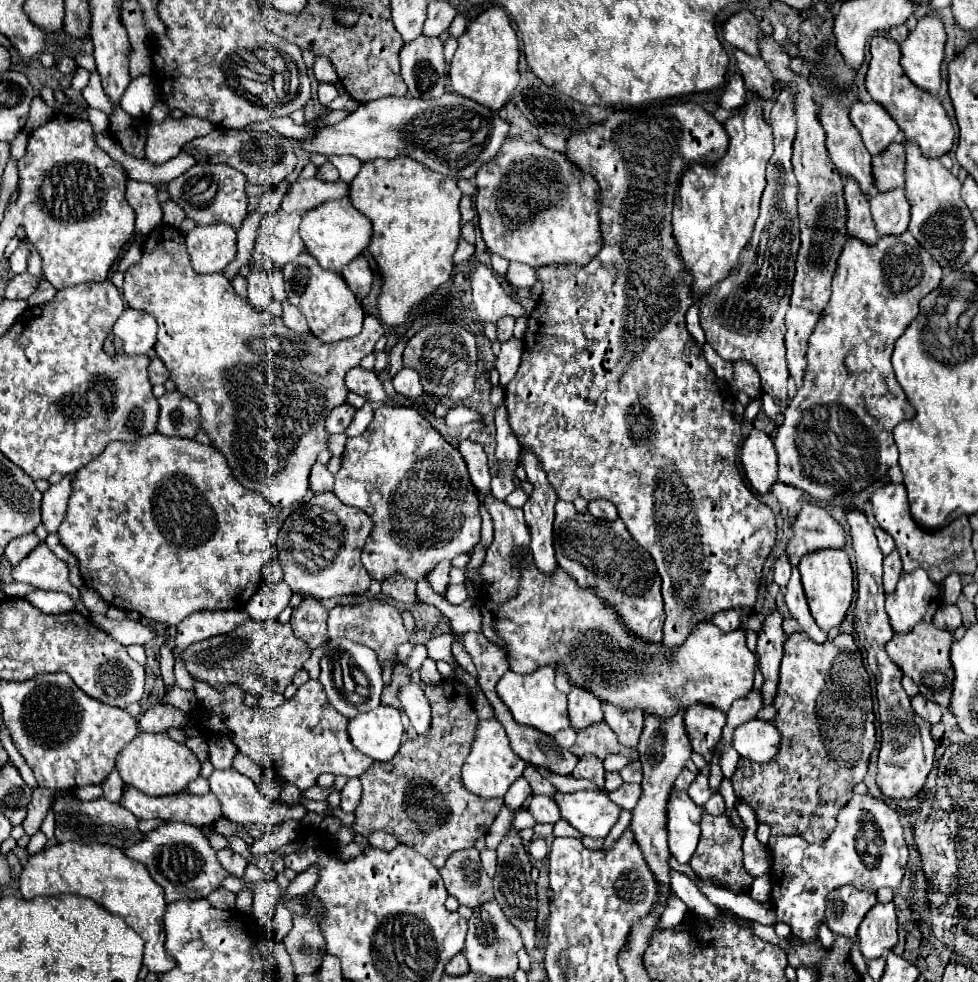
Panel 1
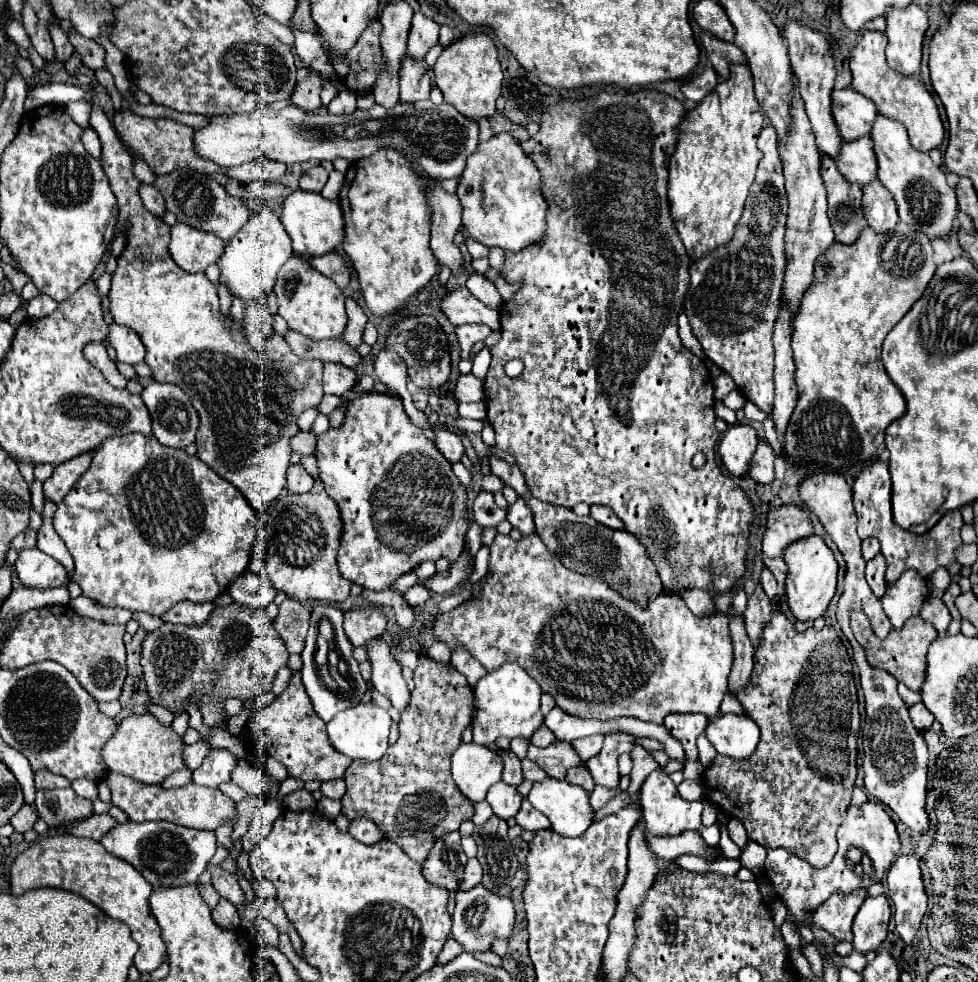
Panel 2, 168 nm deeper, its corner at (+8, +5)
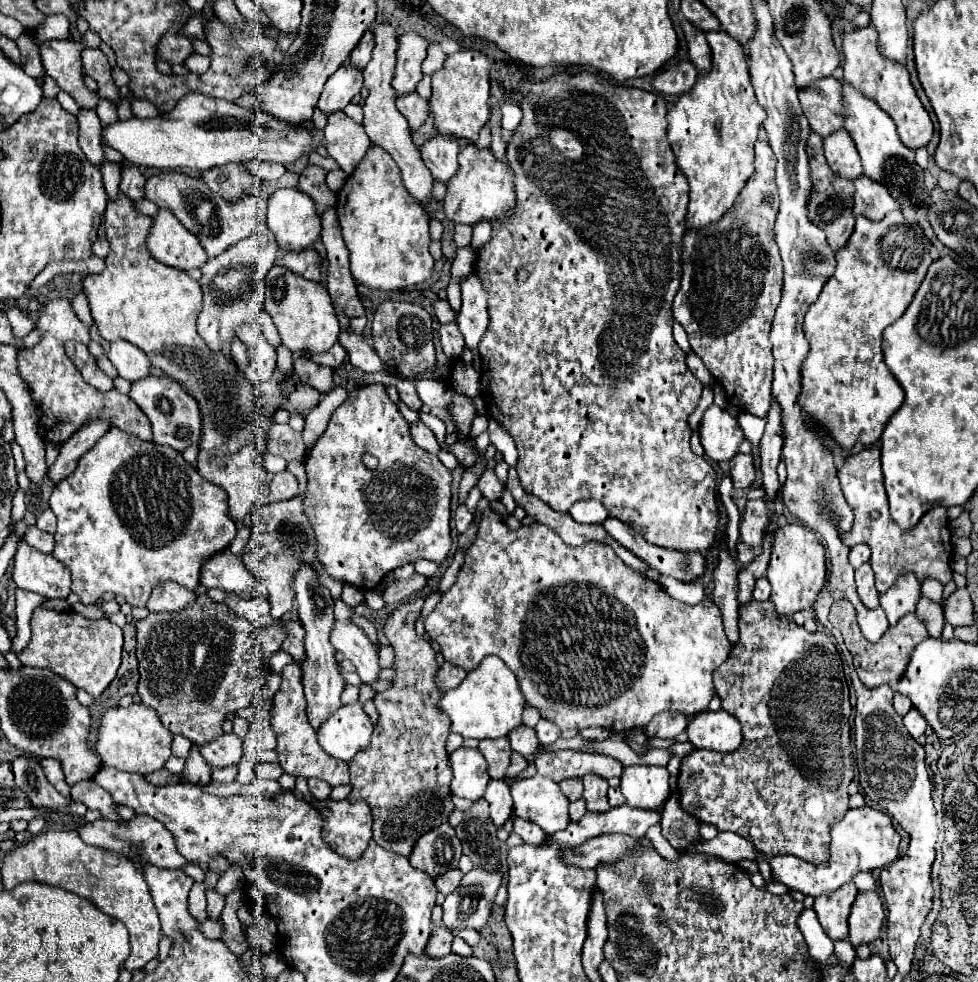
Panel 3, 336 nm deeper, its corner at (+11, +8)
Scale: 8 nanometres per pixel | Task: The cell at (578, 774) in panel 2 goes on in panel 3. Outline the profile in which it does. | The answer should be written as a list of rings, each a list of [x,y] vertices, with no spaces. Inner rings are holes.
[[[567,778],[559,786],[561,786],[561,792],[565,792],[565,796],[569,796],[571,802],[575,802],[583,796],[583,780],[581,778]]]

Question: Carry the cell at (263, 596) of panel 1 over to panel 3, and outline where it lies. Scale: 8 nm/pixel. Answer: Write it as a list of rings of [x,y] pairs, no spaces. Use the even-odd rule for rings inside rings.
[[[227,550],[205,562],[205,568],[201,568],[201,584],[205,588],[221,588],[227,594],[253,594],[257,578],[253,578],[247,566]]]

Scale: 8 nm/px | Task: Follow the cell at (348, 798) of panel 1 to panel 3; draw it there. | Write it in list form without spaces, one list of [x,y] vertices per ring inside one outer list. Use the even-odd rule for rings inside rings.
[[[311,778],[311,780],[309,780],[309,790],[311,790],[313,796],[319,798],[319,800],[327,800],[327,798],[331,796],[329,784],[327,784],[325,780],[319,780],[319,778]]]

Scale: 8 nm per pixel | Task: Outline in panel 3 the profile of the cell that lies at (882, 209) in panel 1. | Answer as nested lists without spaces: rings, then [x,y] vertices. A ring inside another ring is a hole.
[[[859,176],[855,182],[855,216],[861,214],[873,222],[879,222],[885,218],[887,212],[891,212],[897,204],[891,200],[889,190],[881,188],[875,180],[869,180],[867,176]]]

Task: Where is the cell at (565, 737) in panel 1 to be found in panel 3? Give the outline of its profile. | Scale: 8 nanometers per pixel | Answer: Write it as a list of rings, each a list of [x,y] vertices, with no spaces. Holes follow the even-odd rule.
[[[521,726],[521,728],[515,728],[513,732],[509,732],[509,742],[511,742],[511,748],[515,752],[521,752],[523,756],[529,756],[533,754],[541,744],[537,740],[537,734],[535,734],[535,728],[529,728],[529,726]]]

